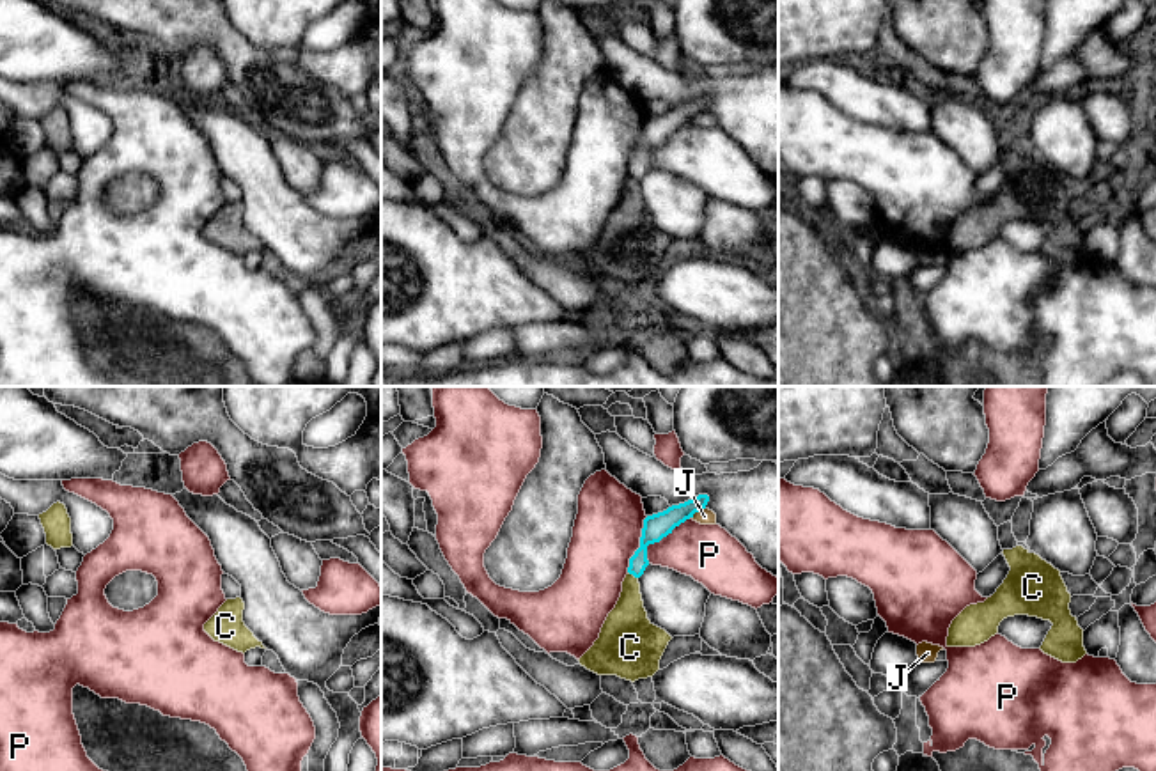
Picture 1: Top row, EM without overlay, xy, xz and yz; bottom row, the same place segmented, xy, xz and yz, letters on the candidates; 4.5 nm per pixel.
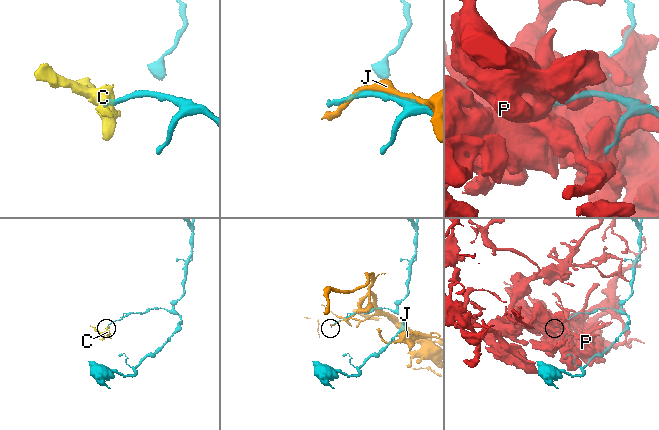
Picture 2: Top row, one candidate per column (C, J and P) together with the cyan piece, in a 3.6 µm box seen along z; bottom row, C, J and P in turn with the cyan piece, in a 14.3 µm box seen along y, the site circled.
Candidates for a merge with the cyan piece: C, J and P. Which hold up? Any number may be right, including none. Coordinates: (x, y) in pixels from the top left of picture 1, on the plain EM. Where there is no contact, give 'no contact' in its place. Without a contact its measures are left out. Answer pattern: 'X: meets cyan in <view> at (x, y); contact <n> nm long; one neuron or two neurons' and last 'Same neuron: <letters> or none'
C: meets cyan in xz at (633, 178); contact 60 nm long; two neurons
J: meets cyan in xz at (697, 114); contact 80 nm long; two neurons
P: meets cyan in xz at (660, 142); contact 300 nm long; two neurons
Same neuron: none

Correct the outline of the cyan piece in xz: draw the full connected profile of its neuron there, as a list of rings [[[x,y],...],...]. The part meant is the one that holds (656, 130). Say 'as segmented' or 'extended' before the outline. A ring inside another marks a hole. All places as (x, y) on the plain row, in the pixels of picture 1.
as segmented; [[[699,97],[684,106],[672,108],[663,115],[647,119],[644,122],[640,151],[629,161],[628,175],[633,177],[635,181],[640,181],[645,170],[649,168],[647,149],[660,145],[663,140],[672,136],[676,129],[693,121],[695,115],[706,112],[707,105],[709,105],[707,97]]]

